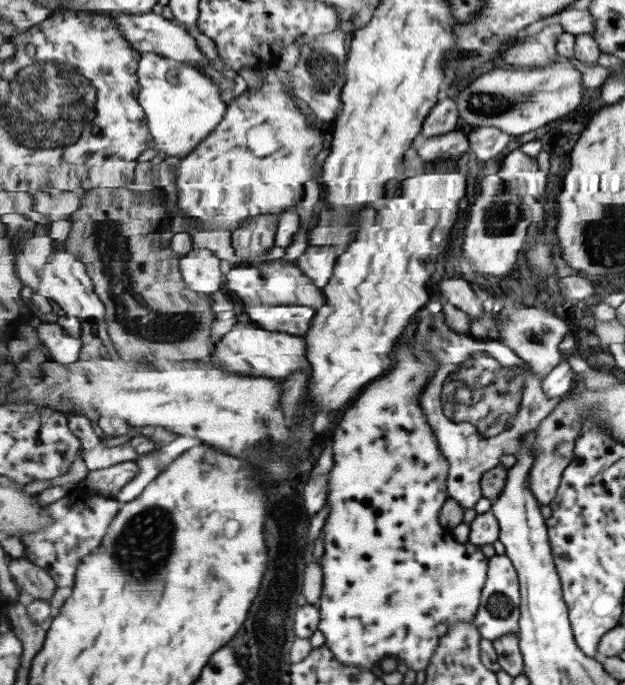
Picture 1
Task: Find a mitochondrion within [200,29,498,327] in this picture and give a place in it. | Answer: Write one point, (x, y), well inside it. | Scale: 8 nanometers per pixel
(321, 64)

